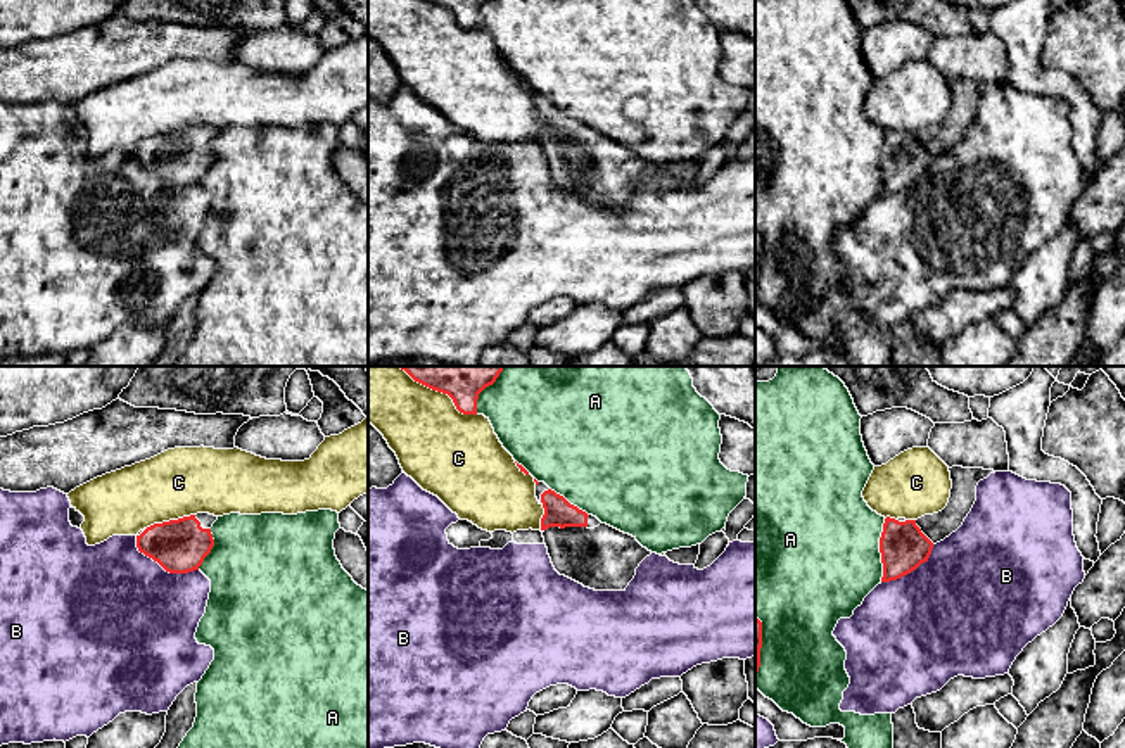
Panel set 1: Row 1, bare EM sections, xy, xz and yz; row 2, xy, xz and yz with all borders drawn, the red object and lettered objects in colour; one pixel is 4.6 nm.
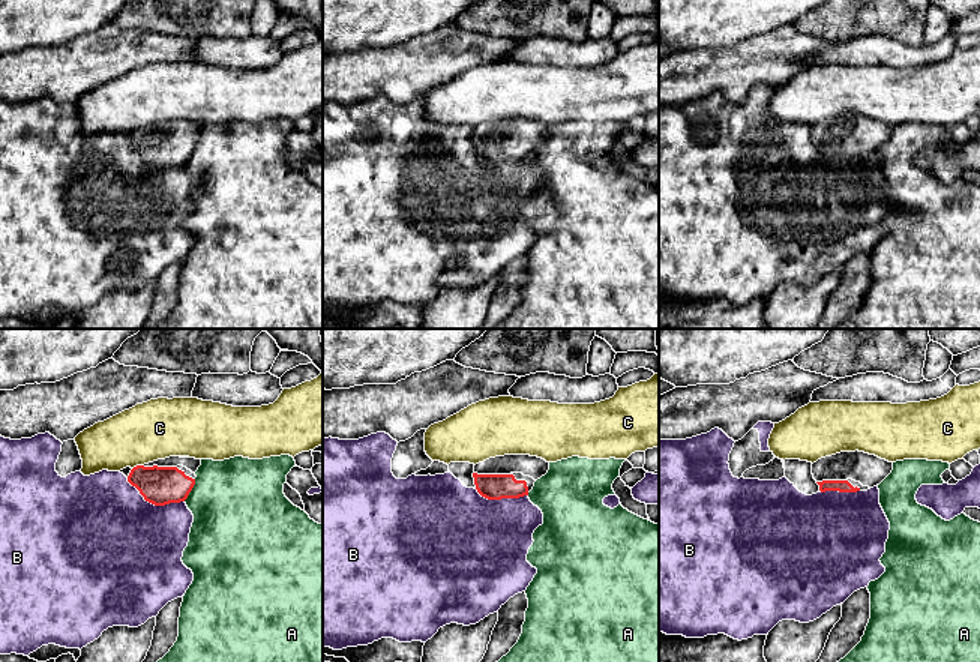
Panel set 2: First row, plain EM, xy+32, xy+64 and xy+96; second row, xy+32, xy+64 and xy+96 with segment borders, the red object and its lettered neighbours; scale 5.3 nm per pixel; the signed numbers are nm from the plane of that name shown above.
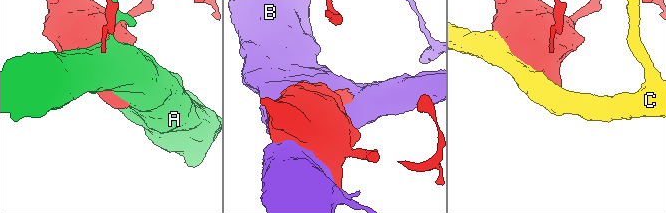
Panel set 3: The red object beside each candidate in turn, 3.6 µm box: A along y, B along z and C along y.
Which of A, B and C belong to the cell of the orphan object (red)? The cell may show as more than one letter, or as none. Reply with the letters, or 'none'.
none

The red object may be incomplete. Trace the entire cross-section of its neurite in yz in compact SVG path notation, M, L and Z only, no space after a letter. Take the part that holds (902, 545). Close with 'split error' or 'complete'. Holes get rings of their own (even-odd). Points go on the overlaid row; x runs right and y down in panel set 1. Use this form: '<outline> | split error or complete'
M949 468L952 489L947 506L918 520L899 522L887 517L880 537L881 582L897 580L928 561L937 542L956 532L976 501L976 485L994 470Z | split error

